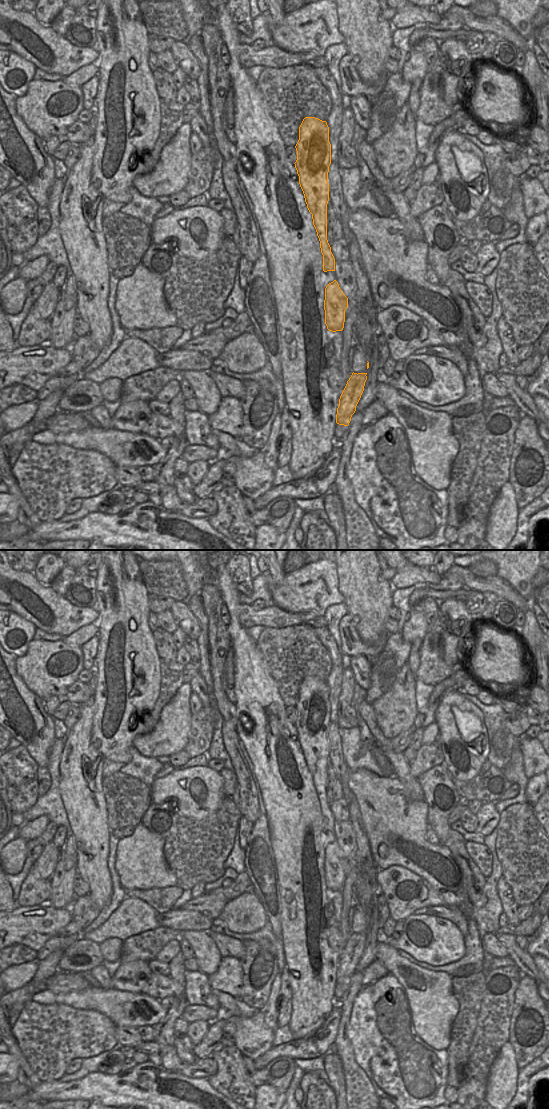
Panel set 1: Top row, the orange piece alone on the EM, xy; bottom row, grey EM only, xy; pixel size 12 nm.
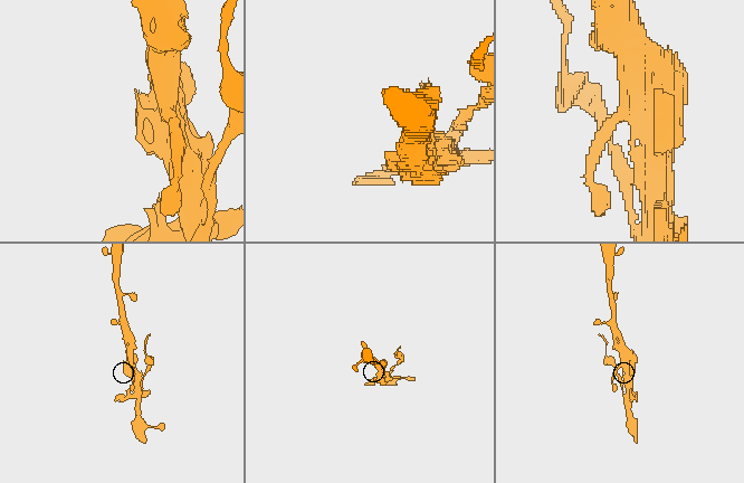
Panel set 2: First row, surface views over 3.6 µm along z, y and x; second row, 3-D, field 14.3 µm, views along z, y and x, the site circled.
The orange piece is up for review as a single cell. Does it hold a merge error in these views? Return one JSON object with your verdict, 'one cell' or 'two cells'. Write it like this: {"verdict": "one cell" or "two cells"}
{"verdict": "two cells"}

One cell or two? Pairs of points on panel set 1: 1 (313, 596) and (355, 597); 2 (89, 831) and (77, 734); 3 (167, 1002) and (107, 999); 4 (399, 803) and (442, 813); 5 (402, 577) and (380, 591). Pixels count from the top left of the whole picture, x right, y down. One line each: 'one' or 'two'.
1: two
2: one
3: two
4: two
5: two

